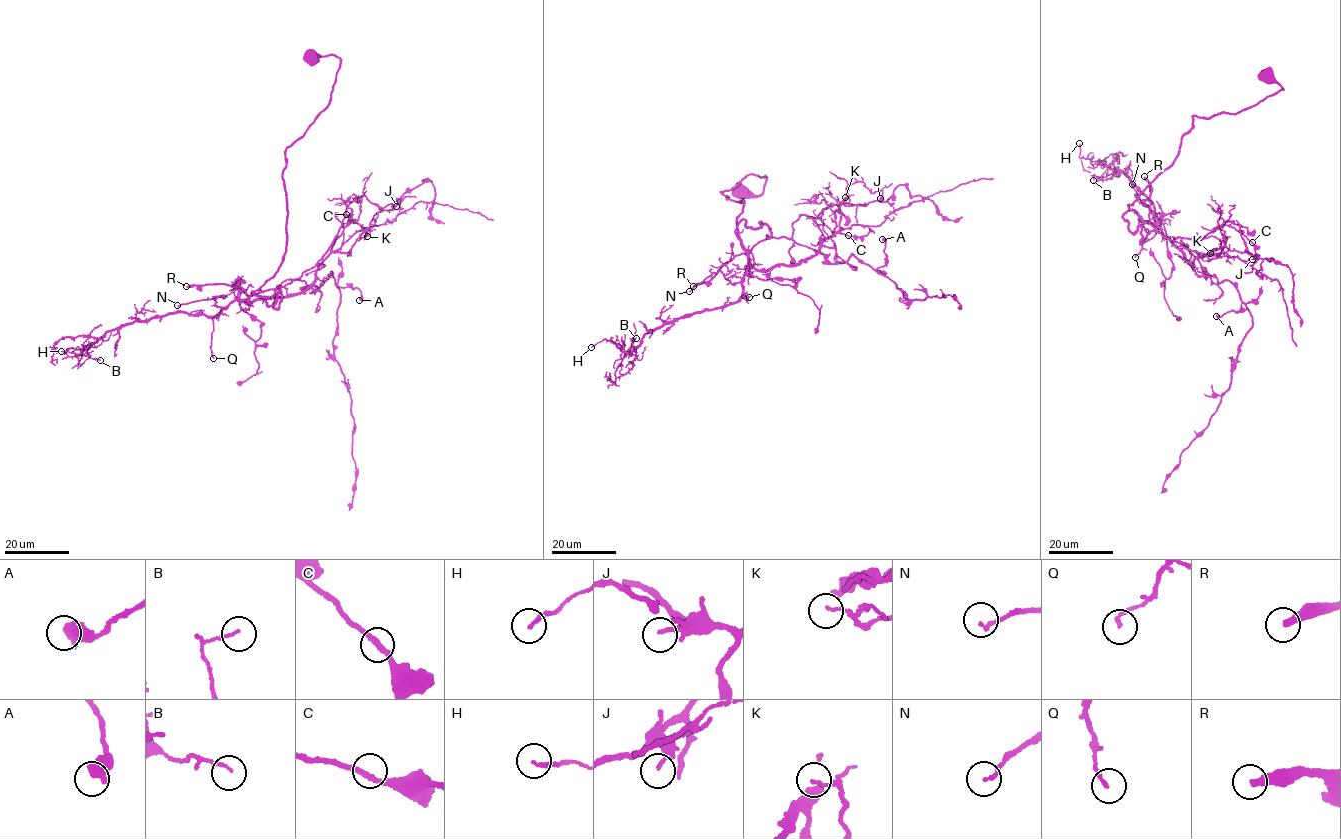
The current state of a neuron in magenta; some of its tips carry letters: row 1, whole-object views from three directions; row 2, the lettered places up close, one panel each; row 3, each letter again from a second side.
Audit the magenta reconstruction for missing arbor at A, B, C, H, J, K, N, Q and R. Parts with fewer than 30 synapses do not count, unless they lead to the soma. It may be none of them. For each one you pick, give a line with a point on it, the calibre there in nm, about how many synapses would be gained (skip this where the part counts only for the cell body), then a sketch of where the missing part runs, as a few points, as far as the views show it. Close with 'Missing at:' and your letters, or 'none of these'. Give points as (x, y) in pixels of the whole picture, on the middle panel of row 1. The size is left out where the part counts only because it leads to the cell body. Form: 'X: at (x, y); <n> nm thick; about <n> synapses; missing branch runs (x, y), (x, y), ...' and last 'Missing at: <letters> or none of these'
R: at (693, 286); 320 nm thick; about 200 synapses; missing branch runs (693, 286), (667, 307), (636, 377), (626, 381), (590, 377), (596, 346), (601, 344), (626, 361), (733, 390)
Missing at: R

